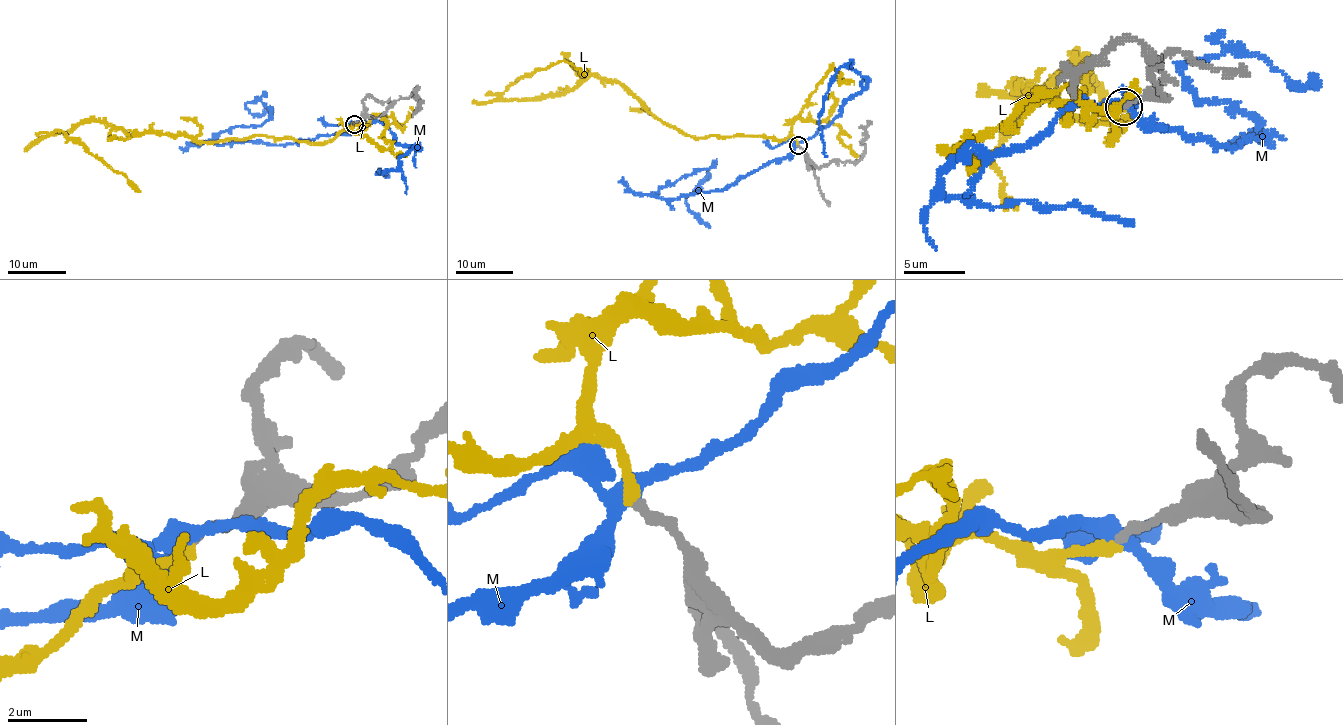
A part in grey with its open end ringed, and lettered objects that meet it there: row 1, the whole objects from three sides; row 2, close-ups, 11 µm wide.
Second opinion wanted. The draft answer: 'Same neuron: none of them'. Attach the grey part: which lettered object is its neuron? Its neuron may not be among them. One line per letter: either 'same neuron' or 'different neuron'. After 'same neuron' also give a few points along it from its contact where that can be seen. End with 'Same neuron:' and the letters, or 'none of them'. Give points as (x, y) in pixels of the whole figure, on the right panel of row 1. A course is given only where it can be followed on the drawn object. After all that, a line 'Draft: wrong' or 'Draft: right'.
L: same neuron | via (1125, 107), (1110, 139), (1126, 118), (1022, 91), (1078, 57), (1092, 79), (1061, 73), (992, 151), (1017, 209)
M: different neuron
Same neuron: L
Draft: wrong

